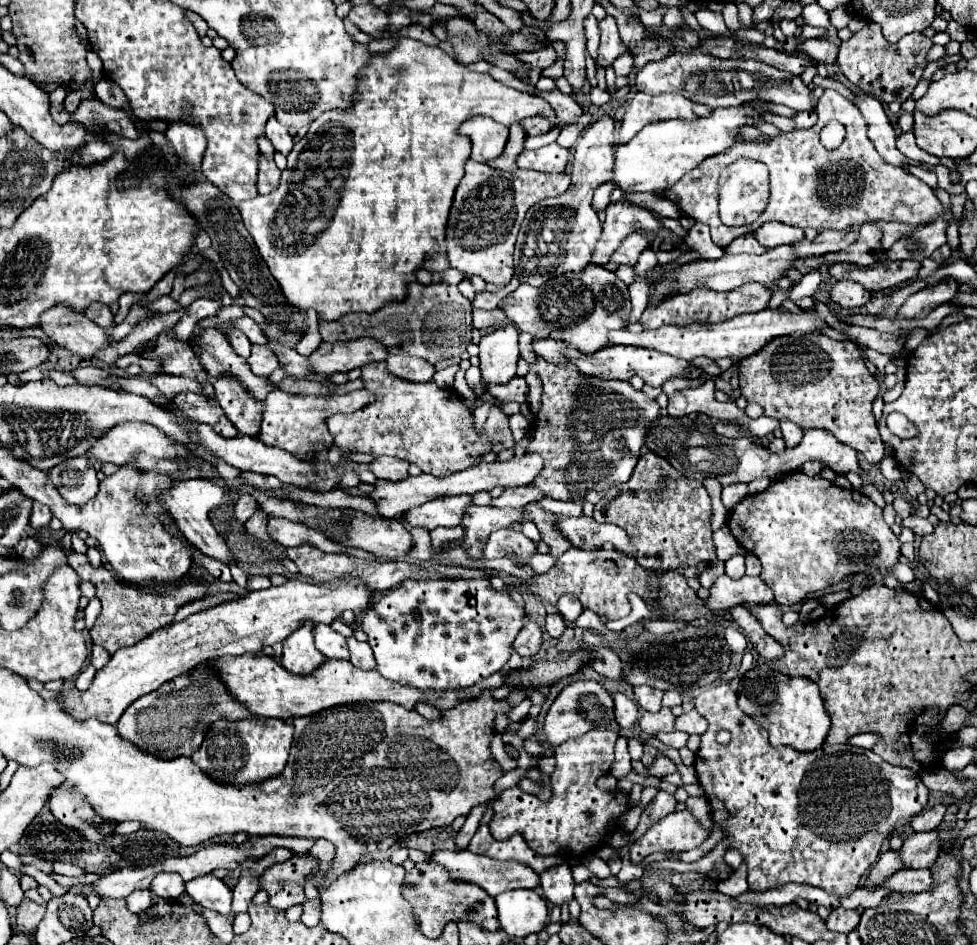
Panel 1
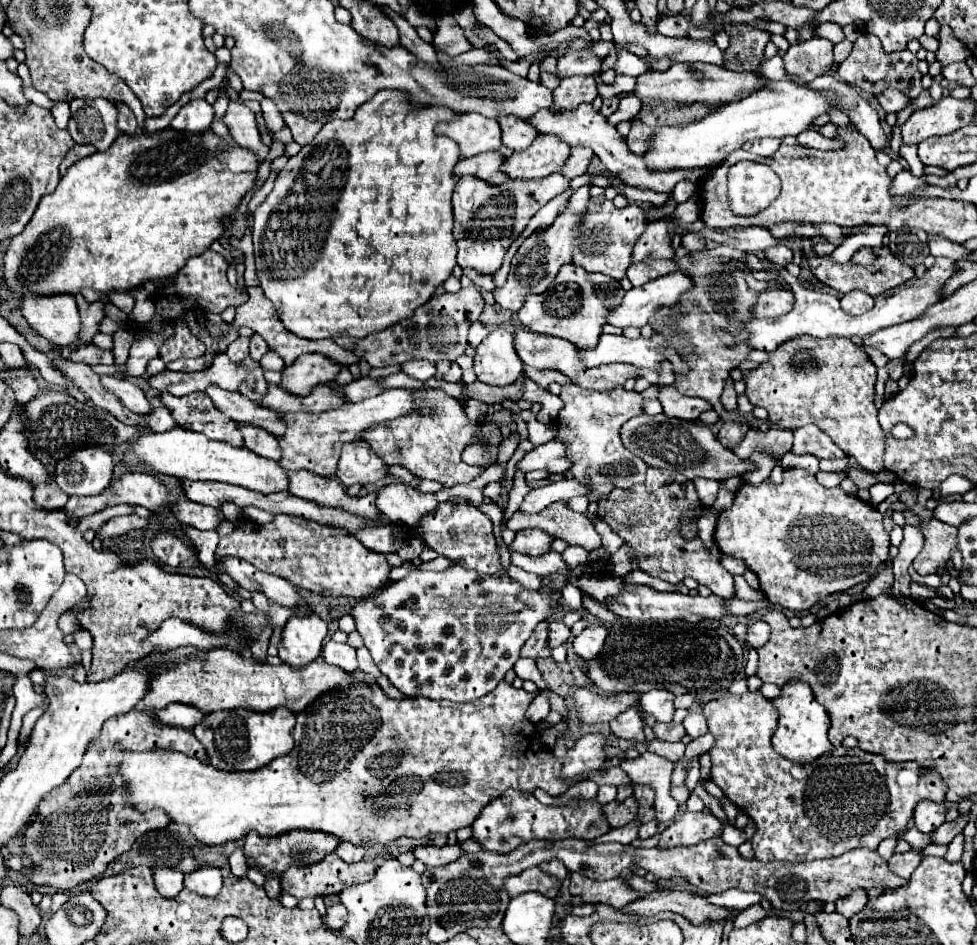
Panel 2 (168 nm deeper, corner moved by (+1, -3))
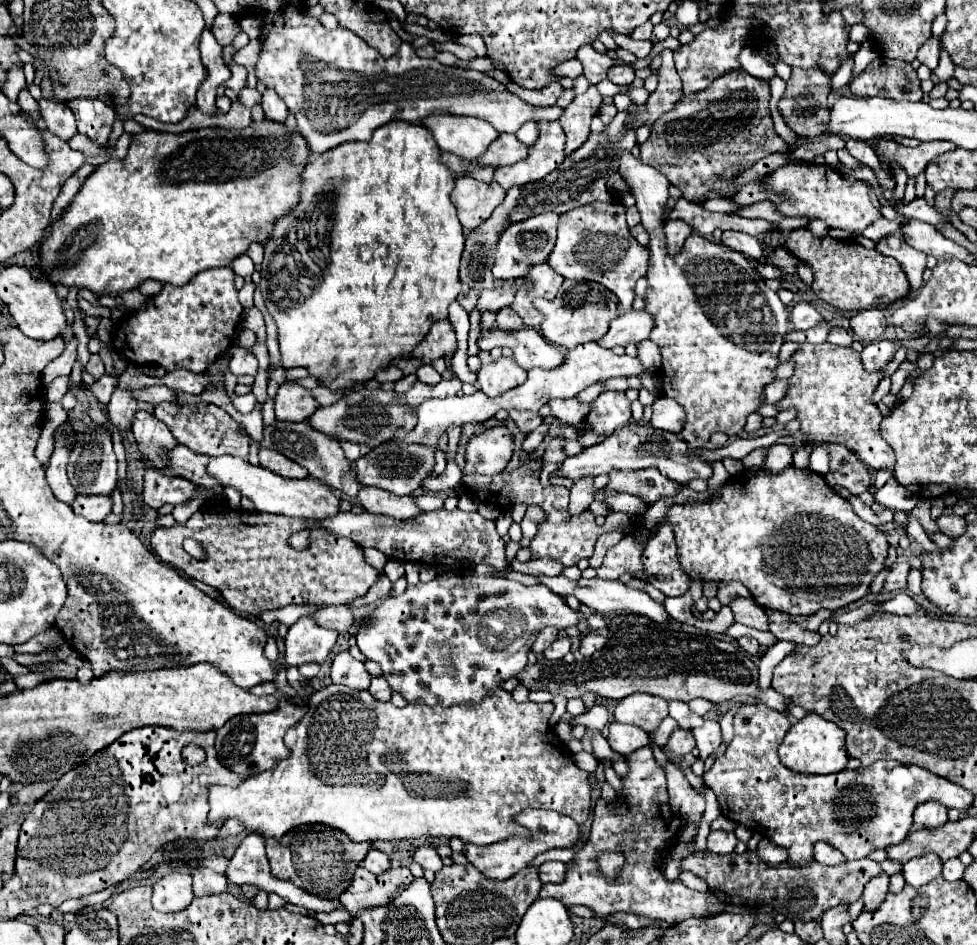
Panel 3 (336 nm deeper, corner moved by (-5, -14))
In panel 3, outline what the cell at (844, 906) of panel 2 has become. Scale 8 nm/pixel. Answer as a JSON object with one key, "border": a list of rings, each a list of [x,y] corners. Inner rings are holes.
{"border":[[[882,873],[878,875],[876,879],[872,879],[866,887],[864,887],[864,893],[862,893],[862,899],[864,899],[864,907],[868,911],[874,911],[880,907],[880,903],[884,901],[886,893],[888,893],[888,881],[890,881],[890,875]]]}

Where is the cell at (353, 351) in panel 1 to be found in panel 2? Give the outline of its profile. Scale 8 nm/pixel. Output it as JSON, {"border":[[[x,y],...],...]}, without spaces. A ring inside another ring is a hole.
{"border":[[[302,354],[292,366],[286,366],[282,370],[280,386],[292,394],[304,396],[314,386],[336,380],[342,368],[342,364],[336,364],[324,354]]]}

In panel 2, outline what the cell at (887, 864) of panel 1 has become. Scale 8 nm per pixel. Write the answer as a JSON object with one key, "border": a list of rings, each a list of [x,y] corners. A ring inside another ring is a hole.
{"border":[[[910,850],[910,852],[904,852],[904,854],[894,854],[888,860],[888,866],[900,878],[908,878],[914,872],[914,868],[918,866],[920,860],[922,860],[922,854],[918,850]]]}

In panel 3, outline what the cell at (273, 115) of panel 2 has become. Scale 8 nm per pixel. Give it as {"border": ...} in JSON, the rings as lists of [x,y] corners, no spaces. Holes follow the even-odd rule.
{"border":[[[266,89],[266,91],[264,91],[260,105],[262,105],[262,109],[264,109],[266,119],[278,121],[278,123],[284,123],[284,121],[286,121],[286,115],[288,115],[286,103],[284,103],[272,89]]]}

